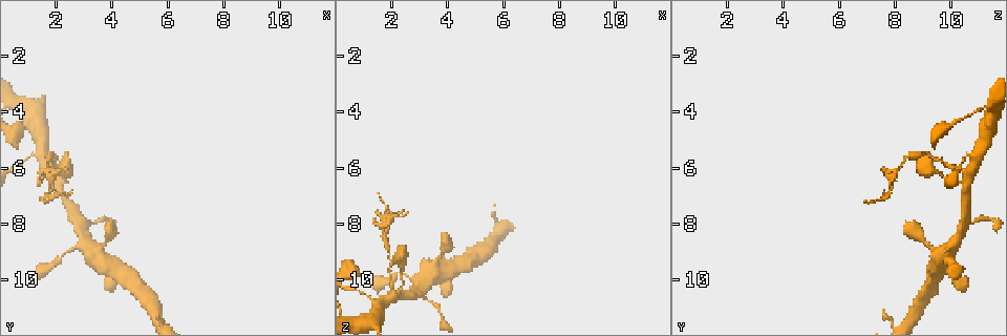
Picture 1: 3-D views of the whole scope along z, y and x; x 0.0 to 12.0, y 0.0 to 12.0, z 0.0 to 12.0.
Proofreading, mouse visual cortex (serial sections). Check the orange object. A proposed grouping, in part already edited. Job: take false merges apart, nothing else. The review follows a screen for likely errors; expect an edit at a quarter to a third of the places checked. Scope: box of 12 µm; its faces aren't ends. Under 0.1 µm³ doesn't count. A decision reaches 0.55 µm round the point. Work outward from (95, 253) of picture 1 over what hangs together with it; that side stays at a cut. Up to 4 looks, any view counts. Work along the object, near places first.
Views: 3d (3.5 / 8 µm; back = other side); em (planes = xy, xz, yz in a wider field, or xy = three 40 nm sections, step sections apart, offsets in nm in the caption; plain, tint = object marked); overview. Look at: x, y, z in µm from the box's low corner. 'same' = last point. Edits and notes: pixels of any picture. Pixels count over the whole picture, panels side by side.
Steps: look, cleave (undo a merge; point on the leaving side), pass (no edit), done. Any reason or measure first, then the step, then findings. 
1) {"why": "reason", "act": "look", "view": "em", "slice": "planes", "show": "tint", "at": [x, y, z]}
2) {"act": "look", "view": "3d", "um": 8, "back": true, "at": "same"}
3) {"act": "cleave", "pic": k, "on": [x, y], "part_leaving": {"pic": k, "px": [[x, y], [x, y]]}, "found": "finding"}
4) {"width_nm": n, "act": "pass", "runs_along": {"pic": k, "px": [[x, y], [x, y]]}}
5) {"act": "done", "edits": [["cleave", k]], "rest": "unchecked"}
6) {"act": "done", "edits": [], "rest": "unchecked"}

{"why": "abrupt turn", "act": "look", "view": "3d", "um": 8, "at": [2.2, 9.2, 9.7]}

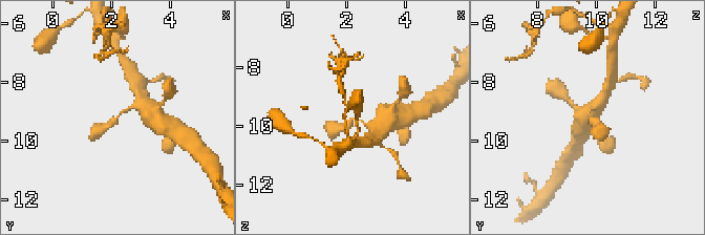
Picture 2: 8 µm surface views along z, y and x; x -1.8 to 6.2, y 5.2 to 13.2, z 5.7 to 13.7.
{"arm_widths_nm": [250, 250], "act": "look", "view": "em", "slice": "xy", "step": 3, "show": "tint", "at": [2.3, 9.1, 9.8]}

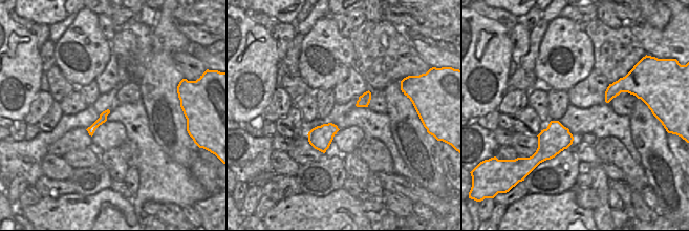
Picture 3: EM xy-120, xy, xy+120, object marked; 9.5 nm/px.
{"act": "pass", "found": "all the same cell"}

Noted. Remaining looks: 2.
{"why": "a narrow waist", "act": "look", "view": "3d", "um": 3.5, "at": [1.8, 5.8, 8.3]}

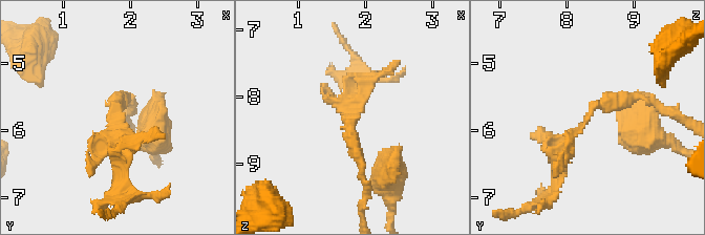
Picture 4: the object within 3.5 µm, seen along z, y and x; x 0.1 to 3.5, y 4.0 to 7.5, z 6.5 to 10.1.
{"act": "look", "view": "em", "slice": "xy", "step": 3, "show": "tint", "at": [1.85, 5.80, 8.30]}

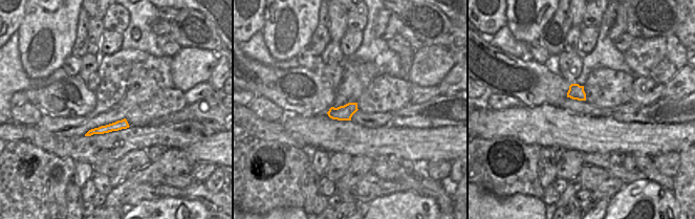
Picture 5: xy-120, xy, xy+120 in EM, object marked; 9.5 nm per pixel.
{"act": "cleave", "pic": 4, "on": [571, 152], "part_leaving": {"pic": 4, "px": [[584, 123], [538, 203]]}, "found": "a second cell is stuck on"}

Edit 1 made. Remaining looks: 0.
{"act": "done", "edits": [["cleave", 4]], "rest": "unchecked"}

